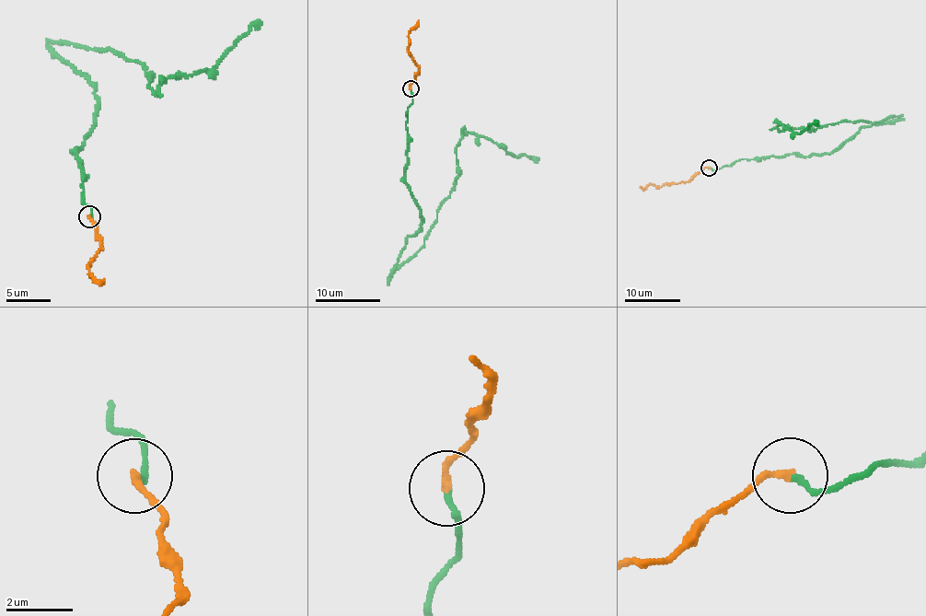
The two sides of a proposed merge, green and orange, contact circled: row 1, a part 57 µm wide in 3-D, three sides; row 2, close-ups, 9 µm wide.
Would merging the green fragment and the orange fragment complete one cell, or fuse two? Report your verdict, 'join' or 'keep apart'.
join

